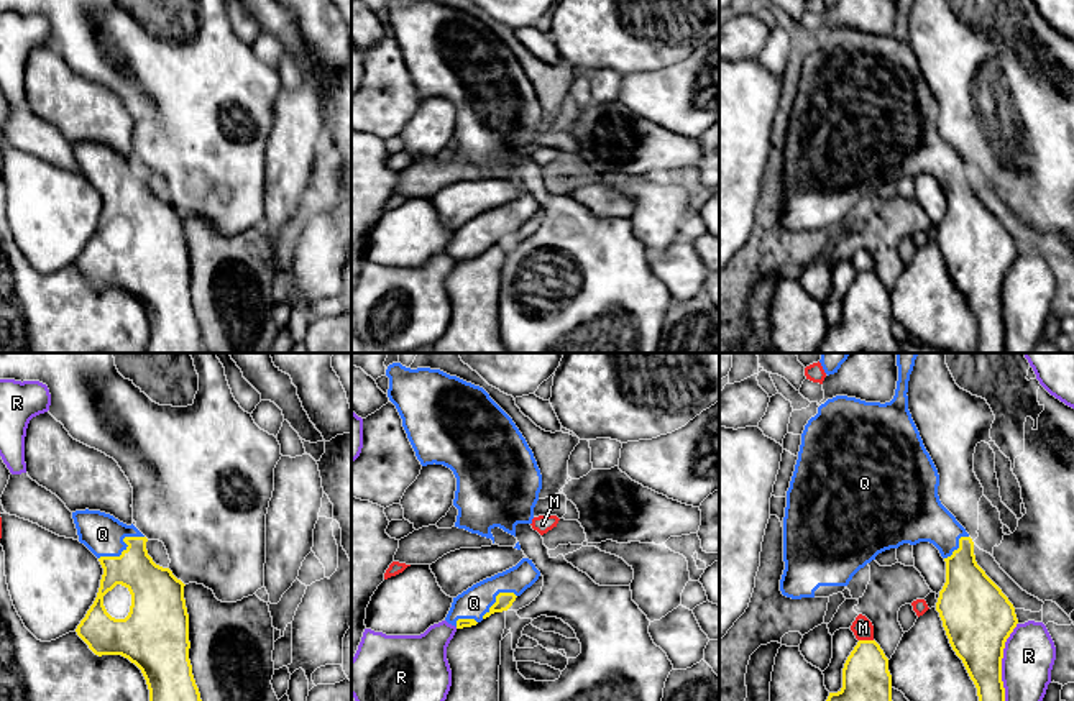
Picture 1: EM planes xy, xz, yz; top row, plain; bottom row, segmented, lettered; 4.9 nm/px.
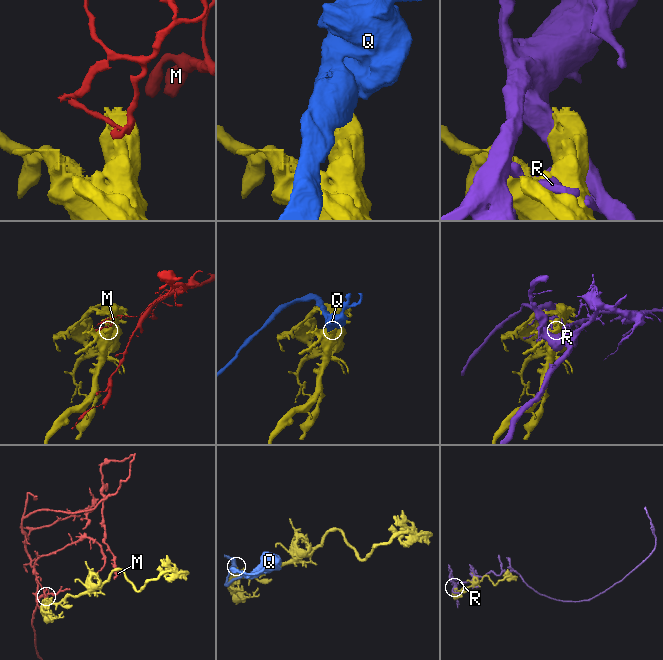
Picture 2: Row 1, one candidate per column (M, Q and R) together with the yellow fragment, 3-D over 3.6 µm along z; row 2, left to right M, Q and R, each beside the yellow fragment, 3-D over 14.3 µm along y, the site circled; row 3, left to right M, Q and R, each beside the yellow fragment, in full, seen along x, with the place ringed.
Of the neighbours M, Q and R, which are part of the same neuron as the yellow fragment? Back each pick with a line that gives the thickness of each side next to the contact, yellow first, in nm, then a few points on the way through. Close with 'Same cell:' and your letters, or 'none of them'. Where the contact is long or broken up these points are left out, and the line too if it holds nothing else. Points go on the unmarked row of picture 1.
Q: Thickness 240 nm (yellow) against 200 nm
Same cell: Q

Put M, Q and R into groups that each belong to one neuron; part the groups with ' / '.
M / Q / R

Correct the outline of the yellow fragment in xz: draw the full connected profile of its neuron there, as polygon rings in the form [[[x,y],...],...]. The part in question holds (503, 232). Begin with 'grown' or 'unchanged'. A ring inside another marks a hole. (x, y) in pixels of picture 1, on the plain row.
grown; [[[522,190],[516,199],[486,210],[453,230],[445,253],[457,261],[476,258],[494,245],[507,243],[539,208],[540,204],[532,192]]]

